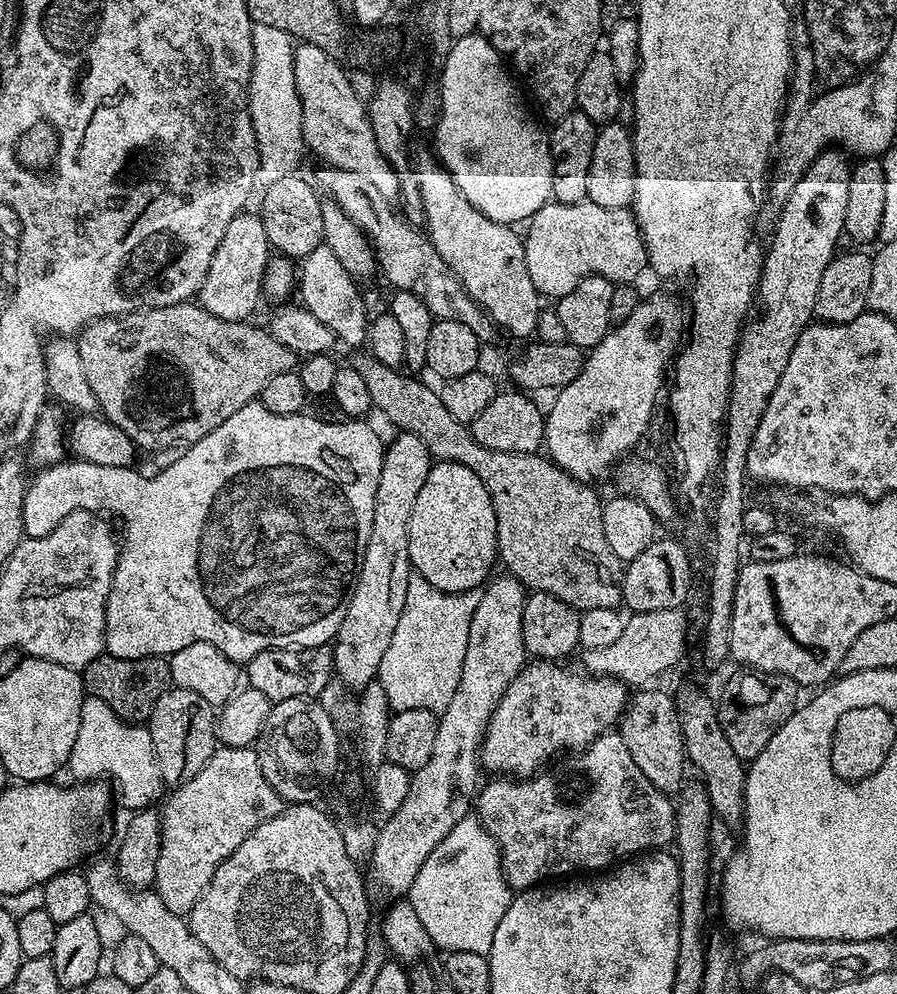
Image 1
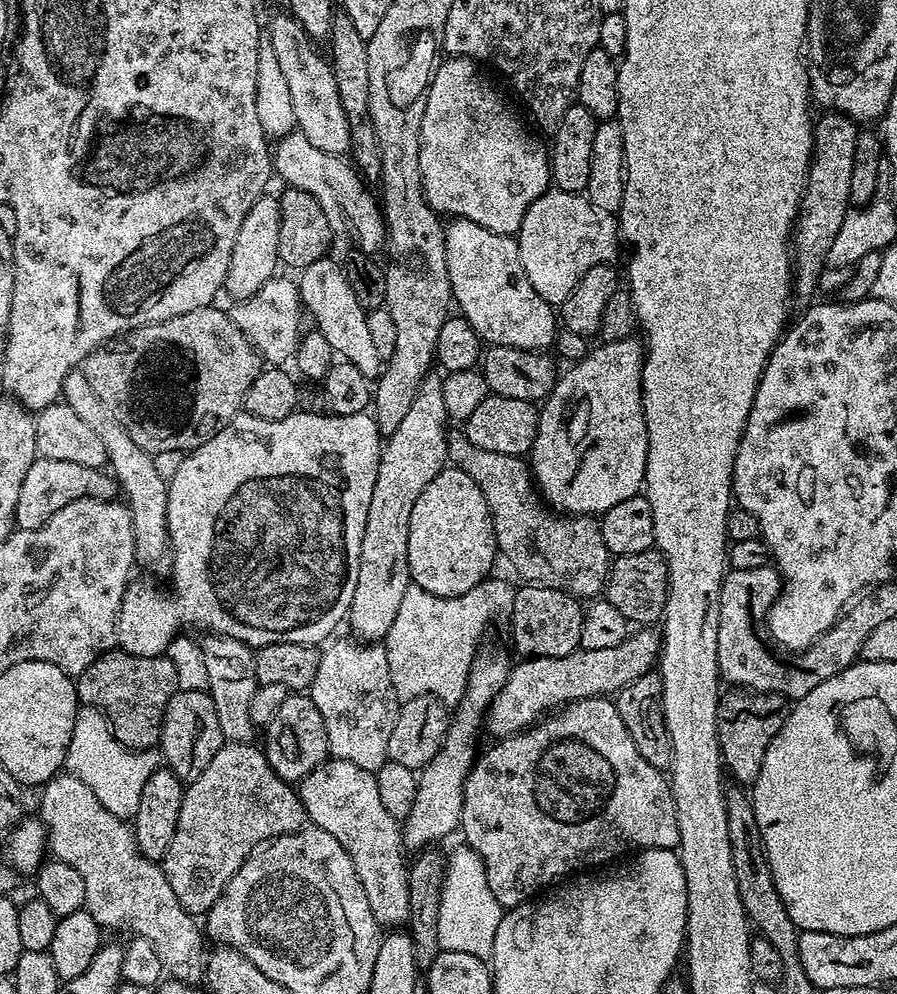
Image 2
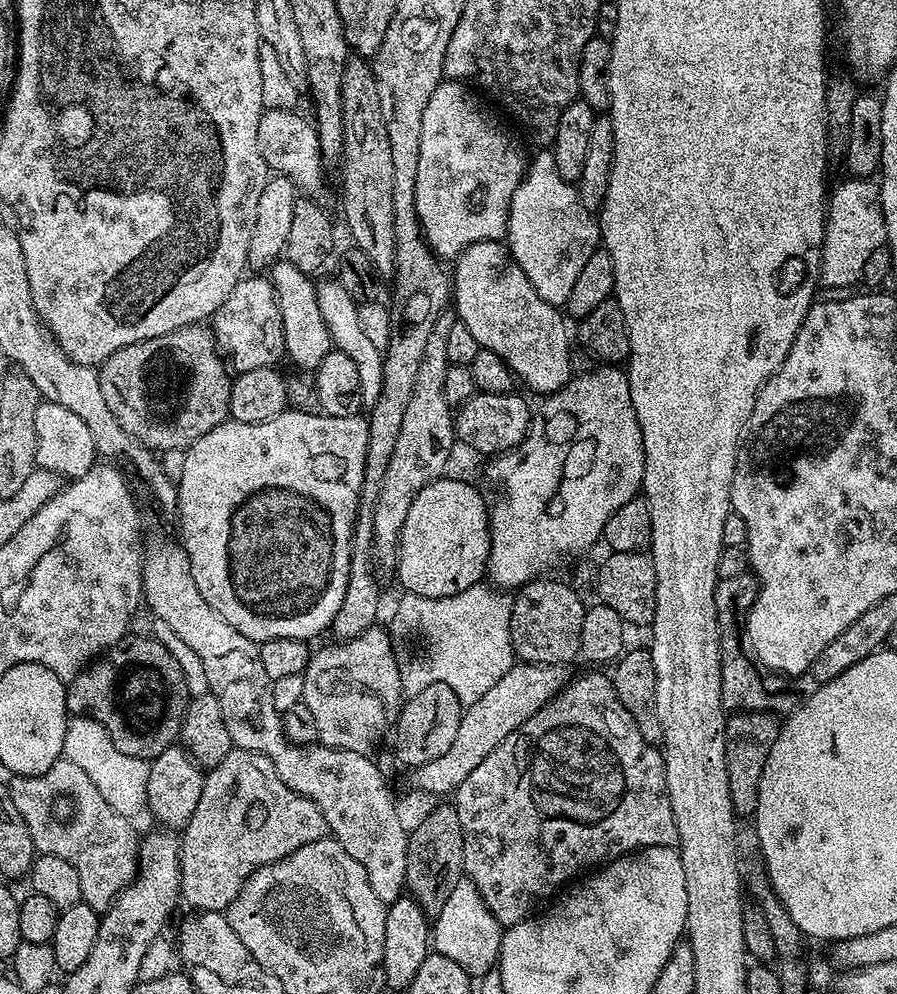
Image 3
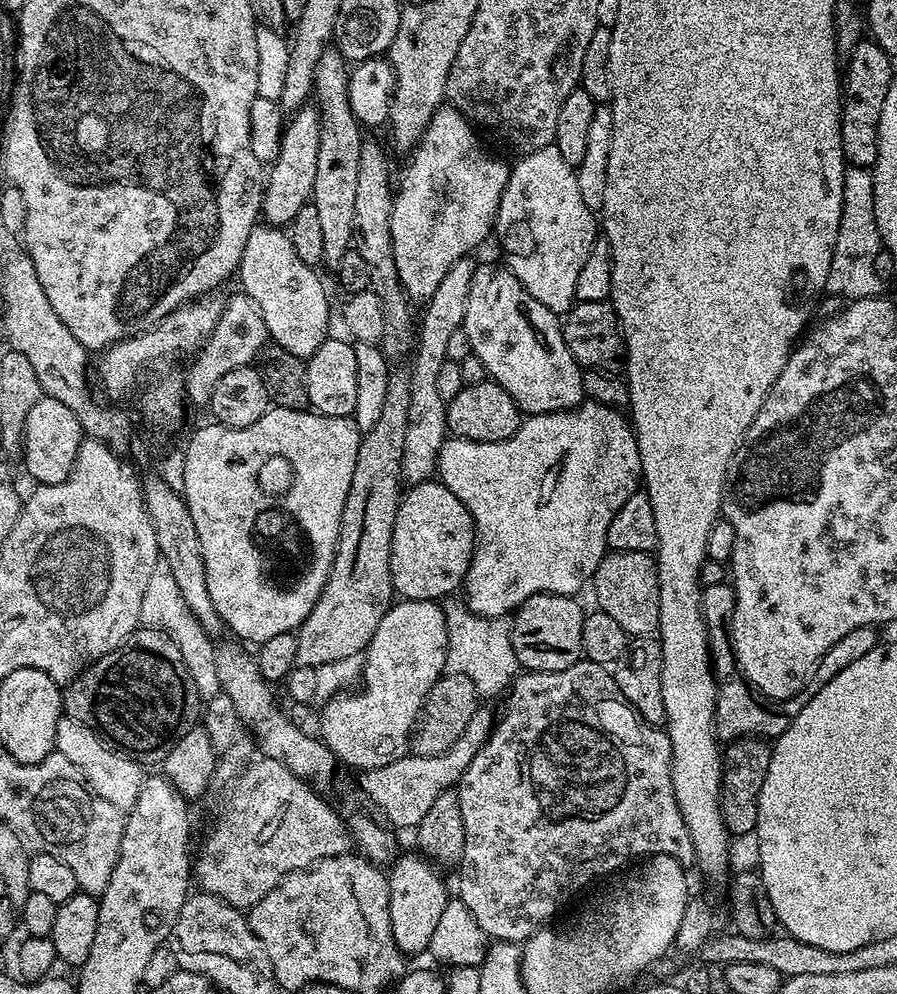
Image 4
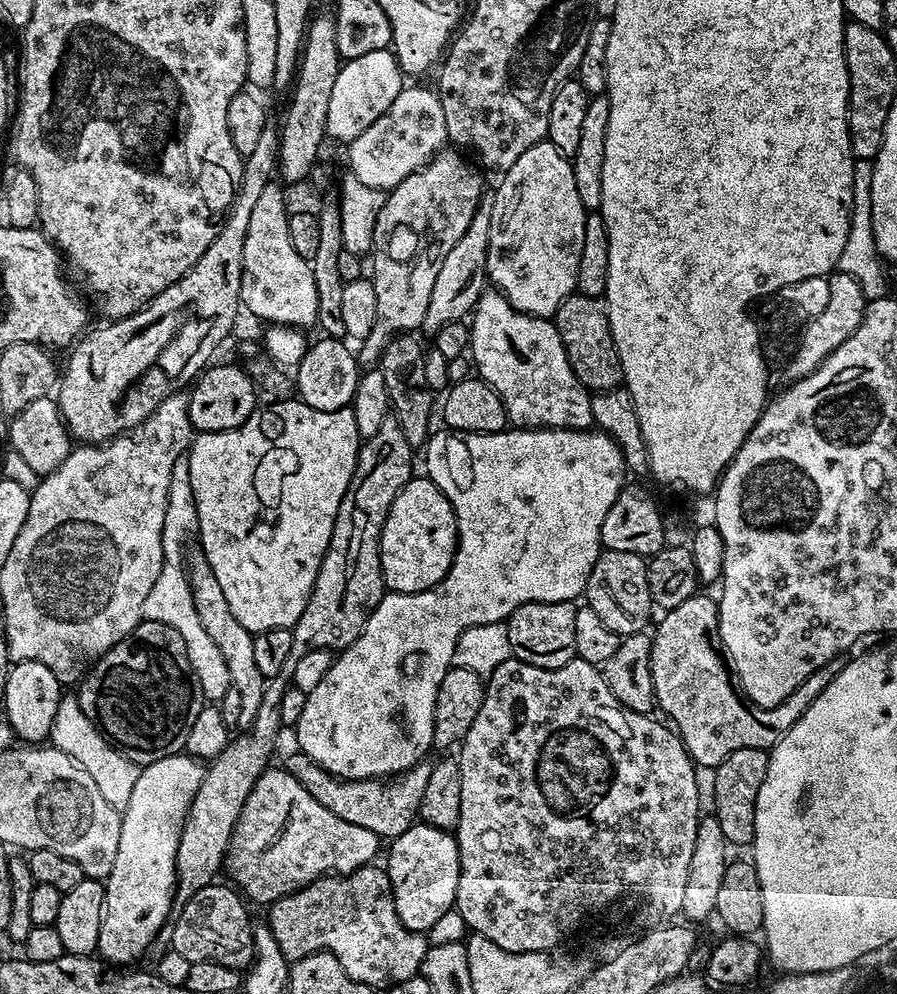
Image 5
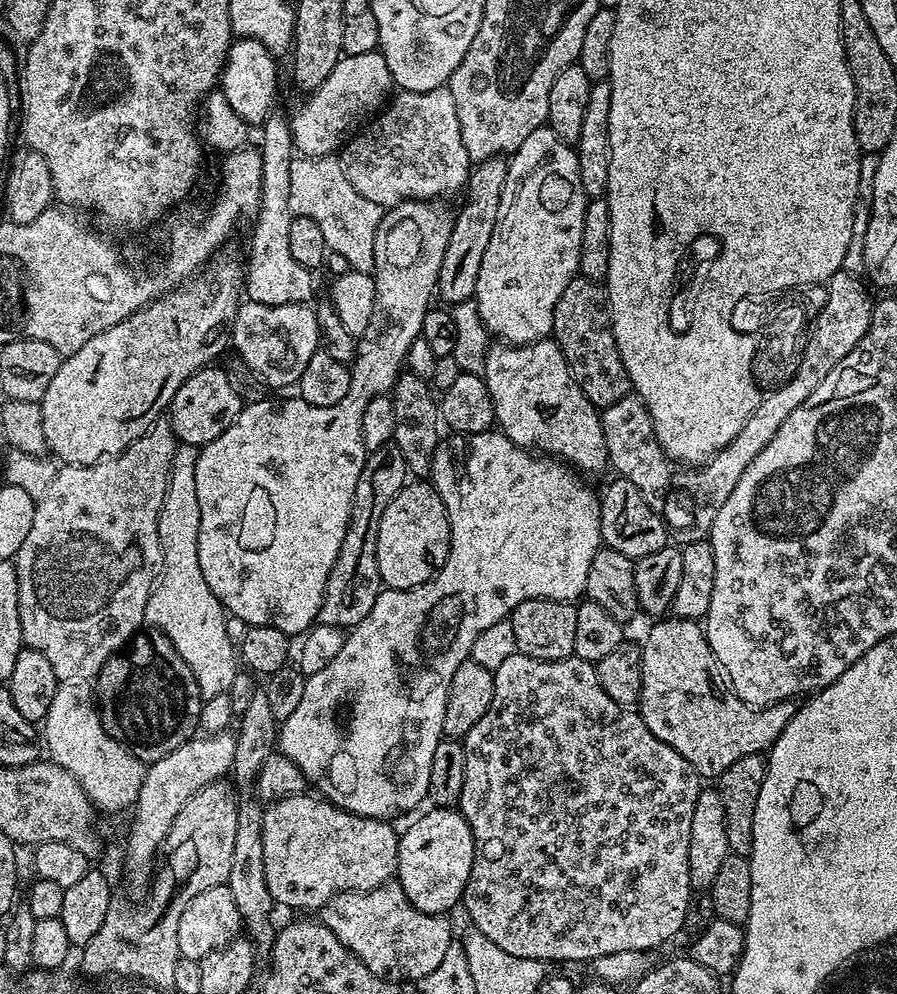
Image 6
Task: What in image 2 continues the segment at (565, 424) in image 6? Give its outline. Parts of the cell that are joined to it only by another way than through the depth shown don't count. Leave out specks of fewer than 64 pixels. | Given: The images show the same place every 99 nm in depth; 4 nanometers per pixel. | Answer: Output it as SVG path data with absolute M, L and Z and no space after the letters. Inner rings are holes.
M452 218L444 229L446 270L452 283L452 299L459 315L470 322L485 345L510 346L531 352L555 345L558 316L553 305L536 293L522 270L520 241L478 226L478 222Z

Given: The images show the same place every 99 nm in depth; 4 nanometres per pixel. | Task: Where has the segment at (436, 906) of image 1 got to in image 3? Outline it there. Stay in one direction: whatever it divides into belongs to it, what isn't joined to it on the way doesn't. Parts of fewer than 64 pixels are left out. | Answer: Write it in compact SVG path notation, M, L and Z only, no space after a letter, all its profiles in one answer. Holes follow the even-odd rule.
M461 878L458 886L454 886L446 906L442 906L442 914L435 917L430 928L430 944L434 951L458 962L467 972L472 968L493 971L500 958L500 943L503 937L498 918L490 914L486 902L482 902L482 894L478 894L472 881L467 878Z

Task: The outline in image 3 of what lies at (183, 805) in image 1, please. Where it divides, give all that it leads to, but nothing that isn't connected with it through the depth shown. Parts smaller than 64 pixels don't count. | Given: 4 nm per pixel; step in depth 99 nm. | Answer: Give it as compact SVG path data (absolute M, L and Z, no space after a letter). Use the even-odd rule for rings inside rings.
M233 748L226 754L226 758L222 758L222 762L218 762L218 766L207 769L202 786L202 798L198 798L198 806L194 809L194 815L178 836L180 841L180 895L183 903L185 905L188 903L189 909L197 912L224 912L234 902L234 898L238 898L242 886L248 881L250 874L254 874L254 870L258 870L270 862L278 862L282 858L286 858L286 854L294 854L294 850L306 846L310 842L325 839L327 832L328 827L322 818L322 810L318 810L318 806L314 806L314 802L310 802L310 798L290 790L290 786L286 786L286 782L282 782L282 778L278 778L278 770L274 770L274 762L270 762L270 758L266 758L262 754L254 754L250 750Z

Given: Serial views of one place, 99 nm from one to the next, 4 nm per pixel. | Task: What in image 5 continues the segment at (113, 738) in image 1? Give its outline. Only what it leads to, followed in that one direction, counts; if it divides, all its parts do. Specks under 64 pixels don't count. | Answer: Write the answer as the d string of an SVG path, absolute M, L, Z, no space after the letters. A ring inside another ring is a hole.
M61 695L58 702L58 714L54 714L50 744L51 747L62 750L62 754L70 754L70 758L74 758L74 762L78 762L82 766L82 770L86 770L86 774L90 774L90 778L94 778L94 786L98 786L98 790L102 790L102 798L106 798L106 802L110 802L110 806L114 806L117 810L123 810L126 802L130 802L130 793L134 790L134 782L138 782L141 765L135 764L133 760L124 755L121 749L102 735L96 724L90 722L90 718L86 718L80 701L75 695Z

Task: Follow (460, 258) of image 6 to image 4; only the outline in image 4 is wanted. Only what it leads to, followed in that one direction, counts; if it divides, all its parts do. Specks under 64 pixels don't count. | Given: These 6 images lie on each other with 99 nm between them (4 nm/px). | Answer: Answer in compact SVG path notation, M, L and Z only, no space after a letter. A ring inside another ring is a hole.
M471 255L456 260L446 278L438 282L438 290L423 305L424 313L418 316L416 347L411 357L412 372L408 376L410 386L410 410L406 426L406 442L402 454L400 478L405 485L421 484L424 480L433 479L436 472L436 459L446 437L449 435L446 422L446 402L438 395L438 373L442 362L448 360L446 345L454 330L463 328L466 318L466 301L470 299L470 282L474 279L477 261Z

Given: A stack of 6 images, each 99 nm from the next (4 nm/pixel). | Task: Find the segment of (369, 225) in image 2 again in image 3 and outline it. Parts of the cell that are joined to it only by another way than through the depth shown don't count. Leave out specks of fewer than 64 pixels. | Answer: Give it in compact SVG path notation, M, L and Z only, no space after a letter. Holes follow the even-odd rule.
M270 108L265 110L258 122L258 150L273 173L290 176L297 189L304 194L316 194L324 184L326 161L320 155L320 143L316 125L311 119L299 116L291 108Z

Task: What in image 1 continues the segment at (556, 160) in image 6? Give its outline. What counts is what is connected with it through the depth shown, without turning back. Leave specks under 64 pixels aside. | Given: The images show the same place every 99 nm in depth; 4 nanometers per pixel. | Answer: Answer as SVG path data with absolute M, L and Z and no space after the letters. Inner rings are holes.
M589 200L577 204L549 202L532 215L532 219L527 221L527 228L528 233L525 231L522 236L526 270L530 270L530 282L534 282L537 292L544 298L570 294L577 282L587 276L601 276L615 285L626 284L635 281L635 276L648 268L648 255L640 227L635 215L626 208L607 208Z

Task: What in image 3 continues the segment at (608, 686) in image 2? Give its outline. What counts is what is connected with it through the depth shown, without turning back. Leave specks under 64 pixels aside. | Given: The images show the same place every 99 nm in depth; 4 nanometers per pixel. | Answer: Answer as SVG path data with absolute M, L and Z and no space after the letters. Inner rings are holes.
M513 663L512 668L506 670L506 674L502 674L502 678L498 678L498 682L494 682L494 686L490 686L490 690L486 690L486 694L482 694L482 698L478 698L478 702L467 705L461 711L458 735L454 737L450 750L446 750L446 754L442 754L442 758L434 758L434 762L426 762L422 766L411 769L410 776L412 776L413 786L420 792L429 792L432 796L440 796L436 798L447 797L444 796L447 792L448 795L455 793L456 788L462 786L462 782L466 782L467 776L486 759L486 754L493 752L506 737L514 734L514 730L518 730L518 726L522 726L522 722L526 722L526 718L534 718L534 714L538 714L538 710L542 710L542 706L549 704L561 692L570 679L569 673L564 672L567 671L559 664Z

